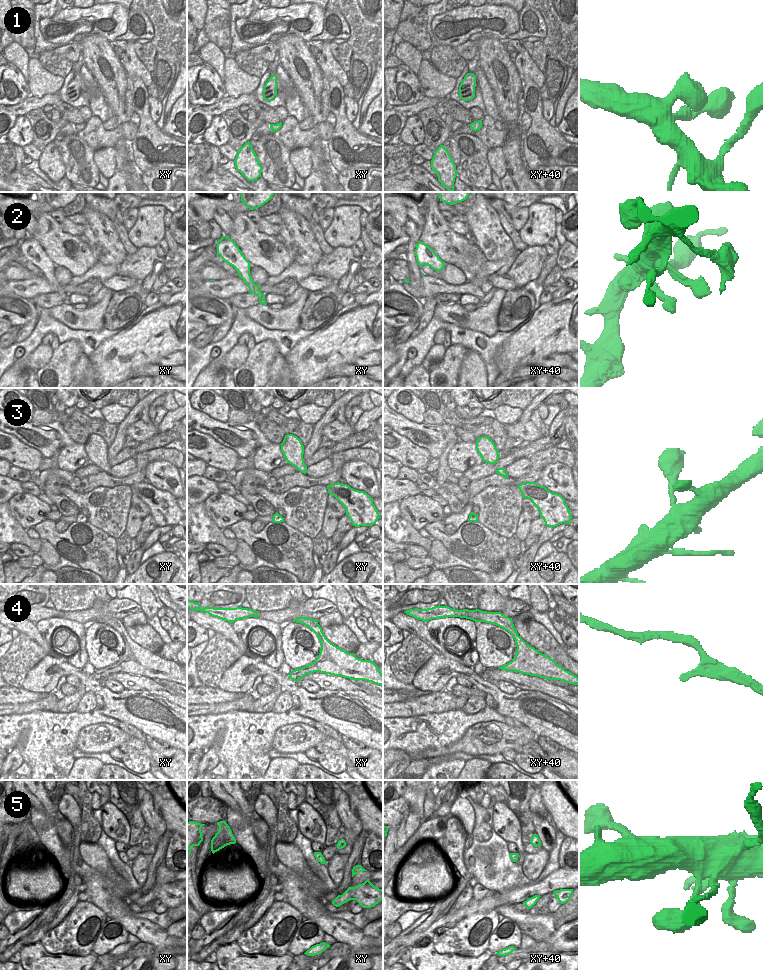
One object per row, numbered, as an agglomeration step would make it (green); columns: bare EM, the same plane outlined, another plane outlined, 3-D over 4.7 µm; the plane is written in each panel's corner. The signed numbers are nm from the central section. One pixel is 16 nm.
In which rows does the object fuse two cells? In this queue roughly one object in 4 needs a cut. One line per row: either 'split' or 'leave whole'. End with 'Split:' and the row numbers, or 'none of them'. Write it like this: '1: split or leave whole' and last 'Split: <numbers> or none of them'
1: leave whole
2: leave whole
3: leave whole
4: leave whole
5: leave whole
Split: none of them

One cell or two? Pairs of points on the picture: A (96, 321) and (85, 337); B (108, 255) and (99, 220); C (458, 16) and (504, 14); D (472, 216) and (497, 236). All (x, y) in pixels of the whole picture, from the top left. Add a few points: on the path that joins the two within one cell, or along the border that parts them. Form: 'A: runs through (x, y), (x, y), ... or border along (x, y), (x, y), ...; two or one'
A: border along (66, 325), (86, 330), (103, 328); two
B: runs through (106, 246), (99, 229); one
C: runs through (469, 16), (493, 14); one
D: runs through (478, 219), (491, 232); one

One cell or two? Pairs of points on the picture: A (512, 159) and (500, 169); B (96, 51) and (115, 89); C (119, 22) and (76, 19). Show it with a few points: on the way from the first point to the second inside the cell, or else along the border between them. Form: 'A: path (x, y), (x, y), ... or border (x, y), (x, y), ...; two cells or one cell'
A: border (501, 147), (507, 172); two cells
B: path (97, 60), (100, 71), (108, 80); one cell
C: path (108, 17), (87, 19); one cell

